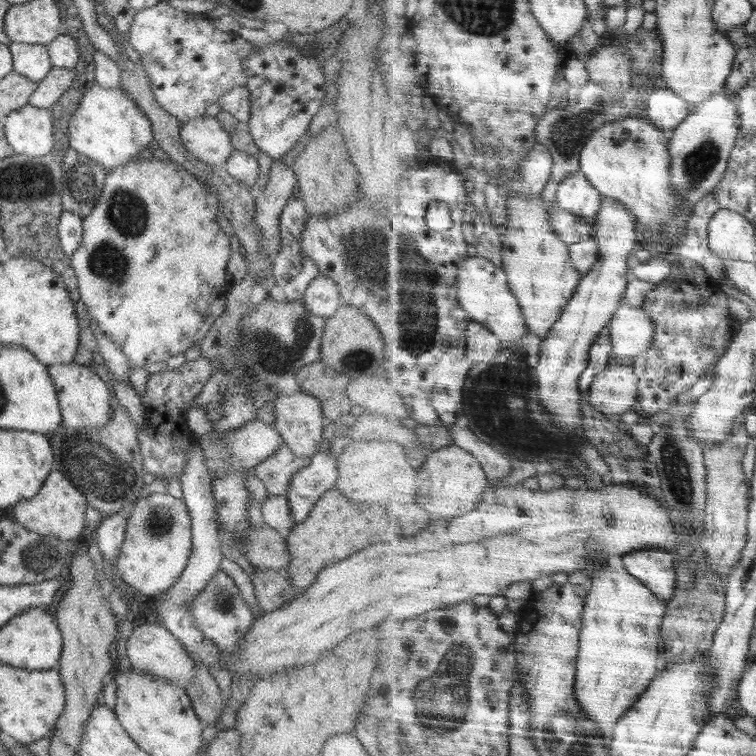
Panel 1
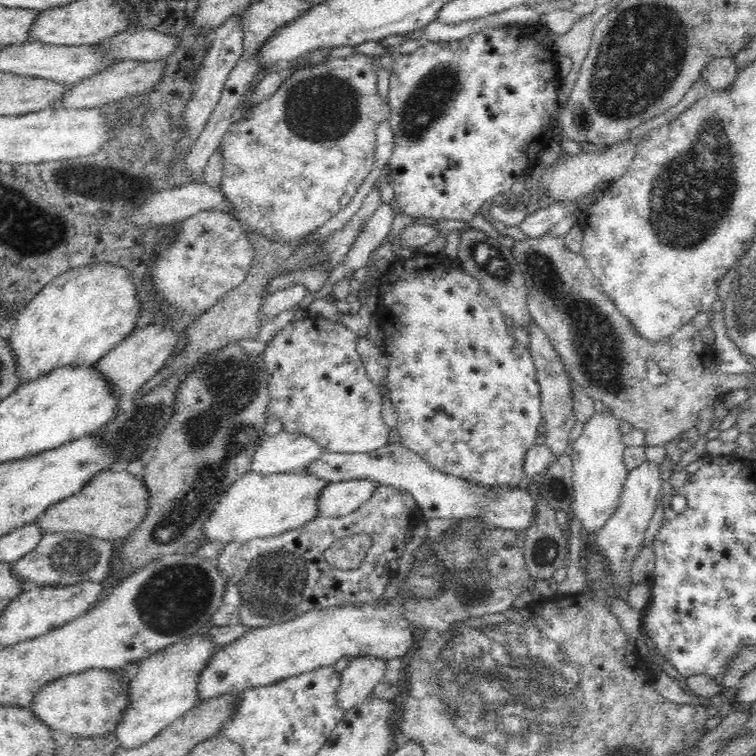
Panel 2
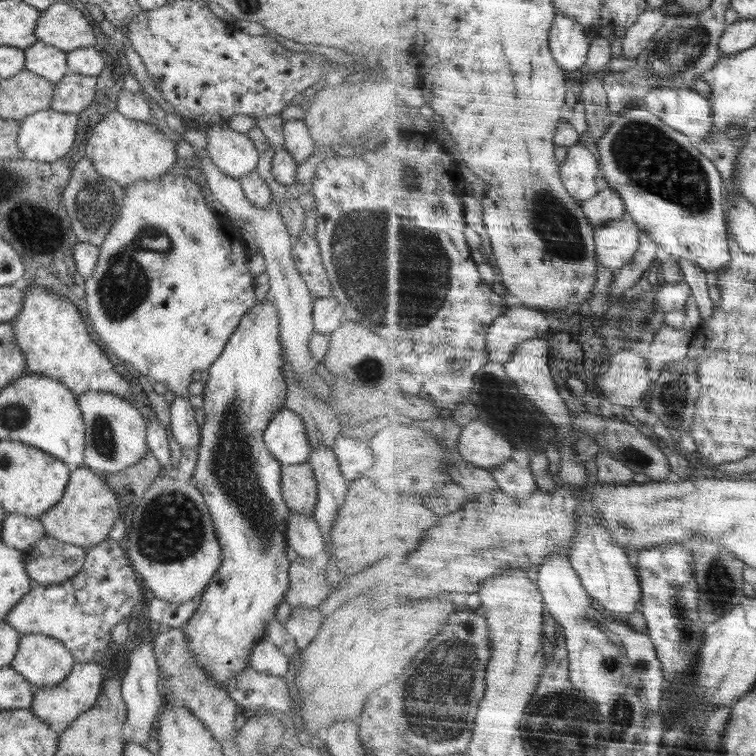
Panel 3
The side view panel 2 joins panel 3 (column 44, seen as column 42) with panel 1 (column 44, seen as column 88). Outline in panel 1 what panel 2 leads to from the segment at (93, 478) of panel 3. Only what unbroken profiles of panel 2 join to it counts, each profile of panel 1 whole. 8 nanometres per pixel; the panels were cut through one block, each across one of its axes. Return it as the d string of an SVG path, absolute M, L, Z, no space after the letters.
M52 470L42 483L38 494L29 499L19 500L12 508L12 512L13 520L27 528L29 532L76 543L85 527L84 513L87 507L85 496L72 484L72 481L61 472Z

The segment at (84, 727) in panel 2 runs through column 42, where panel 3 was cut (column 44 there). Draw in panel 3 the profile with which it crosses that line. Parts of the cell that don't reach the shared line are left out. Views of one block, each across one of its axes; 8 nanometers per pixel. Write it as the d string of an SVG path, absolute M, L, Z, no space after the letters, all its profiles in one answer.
M75 662L70 674L67 674L67 677L60 684L33 689L32 713L36 714L36 717L40 721L44 721L48 727L58 724L58 732L68 728L80 714L87 712L94 706L98 693L102 690L105 672L106 669L104 669L102 662Z

